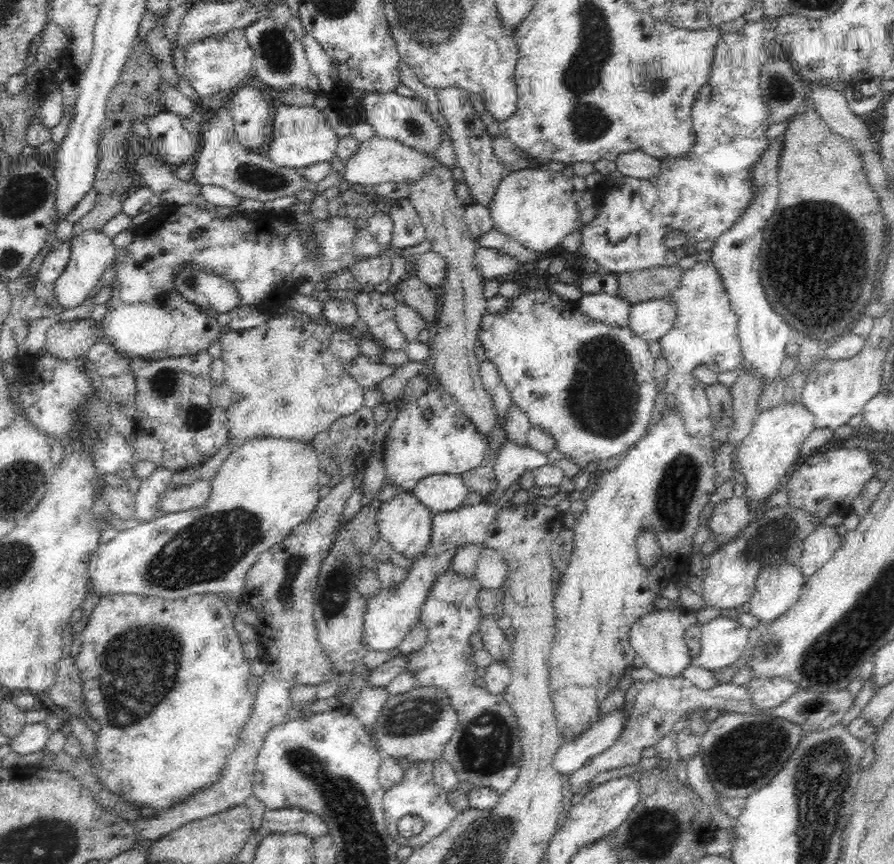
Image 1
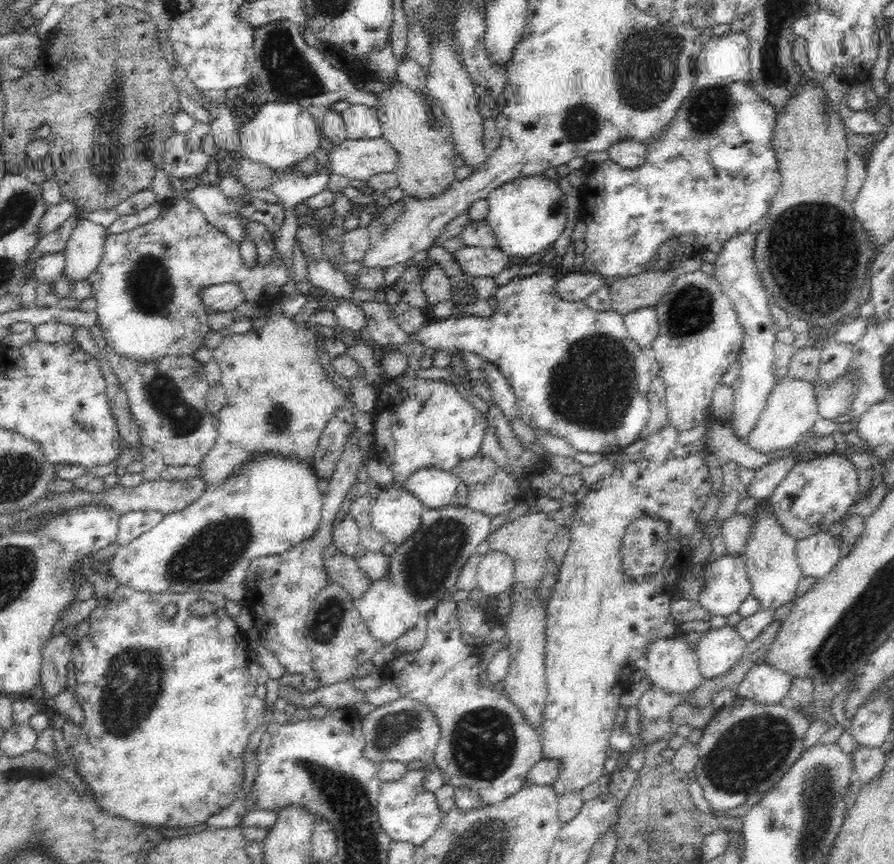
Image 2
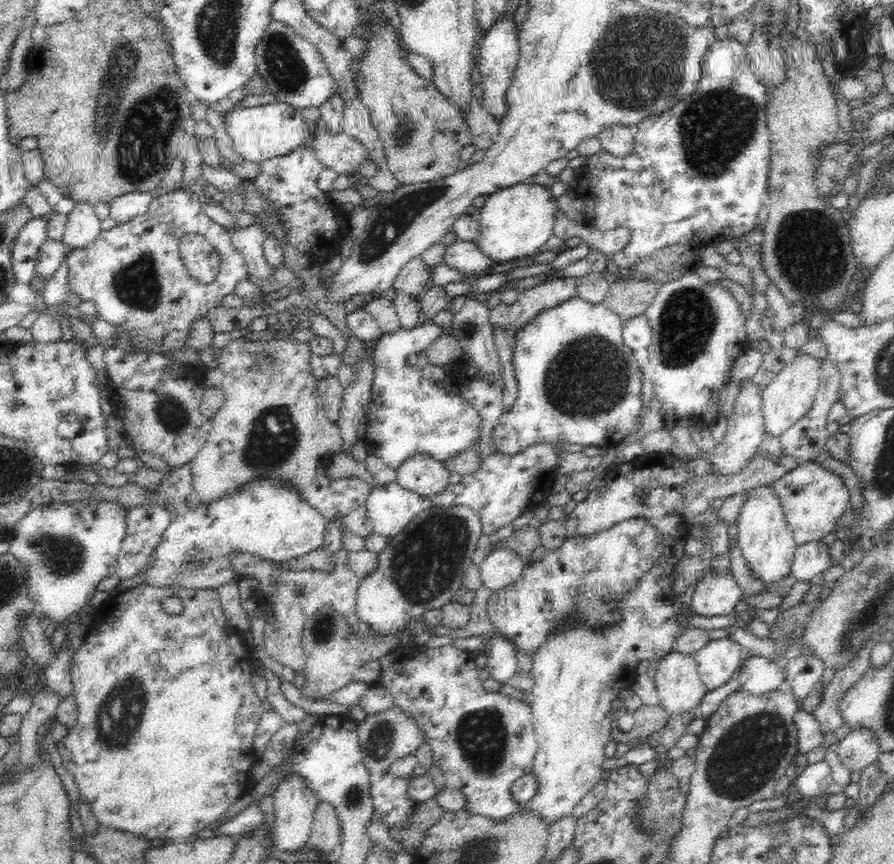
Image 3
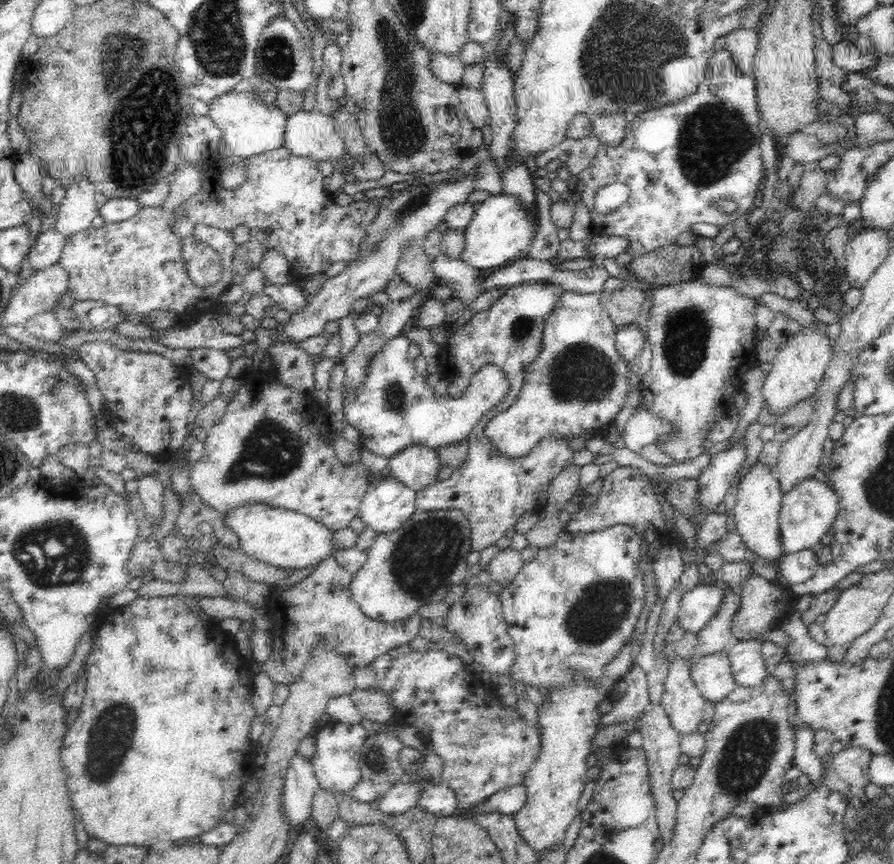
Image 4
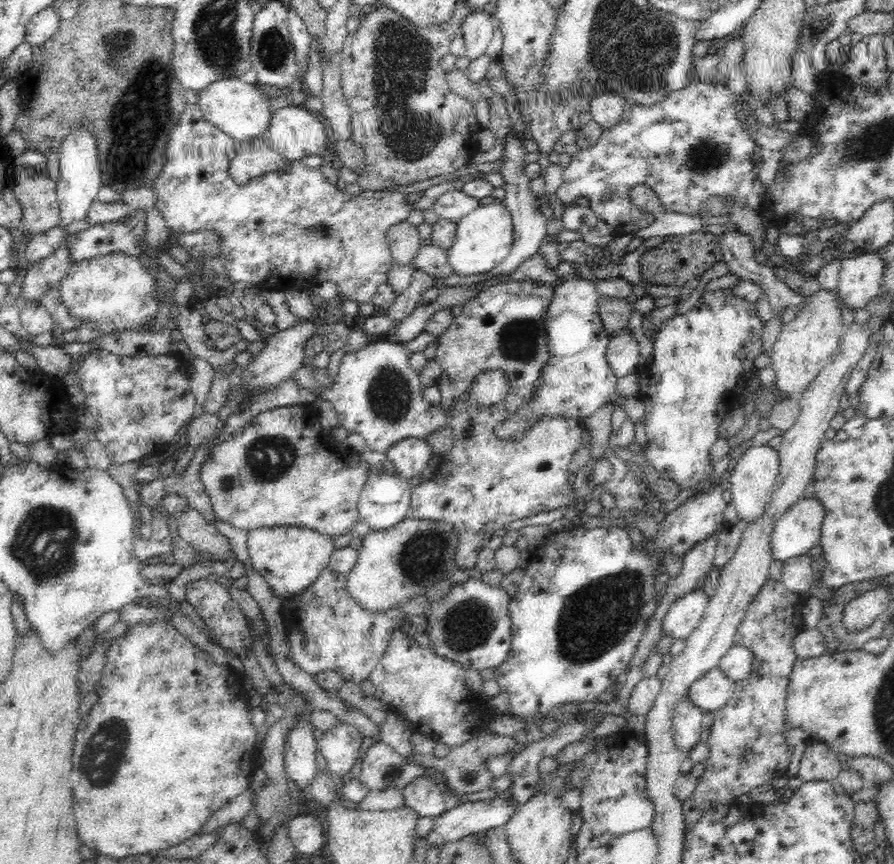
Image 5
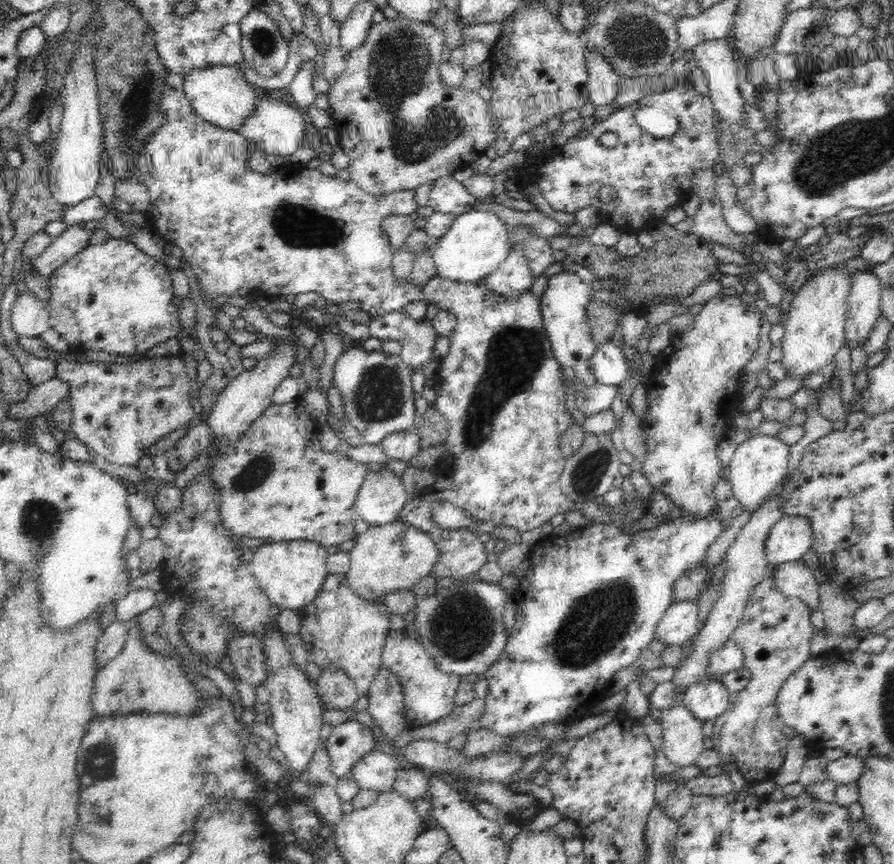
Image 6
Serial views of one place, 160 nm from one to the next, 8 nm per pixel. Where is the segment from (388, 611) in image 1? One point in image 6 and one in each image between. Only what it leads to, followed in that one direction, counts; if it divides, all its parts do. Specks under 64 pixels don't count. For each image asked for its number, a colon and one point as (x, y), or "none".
2: (423, 570)
3: (422, 567)
4: (413, 566)
5: (393, 566)
6: (394, 556)

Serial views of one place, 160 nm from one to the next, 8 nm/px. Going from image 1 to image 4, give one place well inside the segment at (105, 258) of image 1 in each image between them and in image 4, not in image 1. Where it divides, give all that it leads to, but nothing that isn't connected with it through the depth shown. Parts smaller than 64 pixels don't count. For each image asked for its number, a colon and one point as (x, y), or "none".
2: (85, 246)
3: (82, 227)
4: (77, 210)

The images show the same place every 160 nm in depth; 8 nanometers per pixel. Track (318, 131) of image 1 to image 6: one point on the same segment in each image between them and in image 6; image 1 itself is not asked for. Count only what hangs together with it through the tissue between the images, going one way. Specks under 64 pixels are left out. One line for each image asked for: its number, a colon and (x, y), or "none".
2: (280, 134)
3: (259, 133)
4: (250, 127)
5: (241, 110)
6: (220, 95)

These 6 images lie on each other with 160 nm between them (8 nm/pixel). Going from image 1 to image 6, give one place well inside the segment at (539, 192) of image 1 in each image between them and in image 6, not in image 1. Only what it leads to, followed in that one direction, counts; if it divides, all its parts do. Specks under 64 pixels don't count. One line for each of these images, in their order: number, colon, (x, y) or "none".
2: (527, 215)
3: (516, 222)
4: (502, 227)
5: (484, 237)
6: (477, 243)

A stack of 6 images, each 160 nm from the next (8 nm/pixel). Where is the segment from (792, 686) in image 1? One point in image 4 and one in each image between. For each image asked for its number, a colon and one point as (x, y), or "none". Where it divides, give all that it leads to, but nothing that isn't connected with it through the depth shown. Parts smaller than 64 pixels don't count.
2: (763, 684)
3: (758, 675)
4: (749, 670)

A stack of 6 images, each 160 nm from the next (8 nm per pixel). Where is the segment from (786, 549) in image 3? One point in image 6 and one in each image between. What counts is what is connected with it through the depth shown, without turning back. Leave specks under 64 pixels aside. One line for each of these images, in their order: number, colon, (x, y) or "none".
4: (756, 512)
5: (752, 480)
6: (759, 464)

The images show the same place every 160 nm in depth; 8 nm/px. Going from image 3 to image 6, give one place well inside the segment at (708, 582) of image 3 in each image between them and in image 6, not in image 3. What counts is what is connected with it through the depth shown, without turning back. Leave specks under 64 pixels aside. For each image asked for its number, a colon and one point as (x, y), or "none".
4: (698, 606)
5: (684, 615)
6: (680, 623)

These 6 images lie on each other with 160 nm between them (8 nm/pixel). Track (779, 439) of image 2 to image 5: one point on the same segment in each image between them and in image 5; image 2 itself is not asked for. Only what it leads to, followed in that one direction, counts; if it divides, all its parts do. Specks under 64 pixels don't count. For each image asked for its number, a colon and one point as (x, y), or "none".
3: (788, 397)
4: (798, 368)
5: (804, 345)

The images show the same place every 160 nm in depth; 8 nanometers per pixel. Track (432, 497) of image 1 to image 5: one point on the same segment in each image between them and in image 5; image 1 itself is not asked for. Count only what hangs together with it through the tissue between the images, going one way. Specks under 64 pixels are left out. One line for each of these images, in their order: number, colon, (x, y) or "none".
2: (435, 488)
3: (422, 474)
4: (417, 466)
5: (410, 456)

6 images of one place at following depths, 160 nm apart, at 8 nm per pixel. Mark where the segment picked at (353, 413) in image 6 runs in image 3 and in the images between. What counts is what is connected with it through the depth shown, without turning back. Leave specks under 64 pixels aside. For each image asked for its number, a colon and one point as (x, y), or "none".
3: (406, 414)
4: (394, 408)
5: (377, 394)

